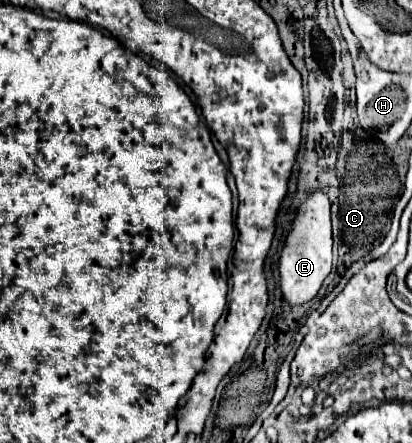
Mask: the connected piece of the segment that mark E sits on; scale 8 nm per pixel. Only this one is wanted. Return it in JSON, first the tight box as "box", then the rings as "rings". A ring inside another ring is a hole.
{"box":[277,189,333,305],"rings":[[[315,189],[297,207],[291,231],[285,239],[285,245],[277,263],[281,293],[287,305],[303,305],[319,293],[325,277],[331,273],[331,245],[333,245],[333,239],[331,239],[327,191]]]}

